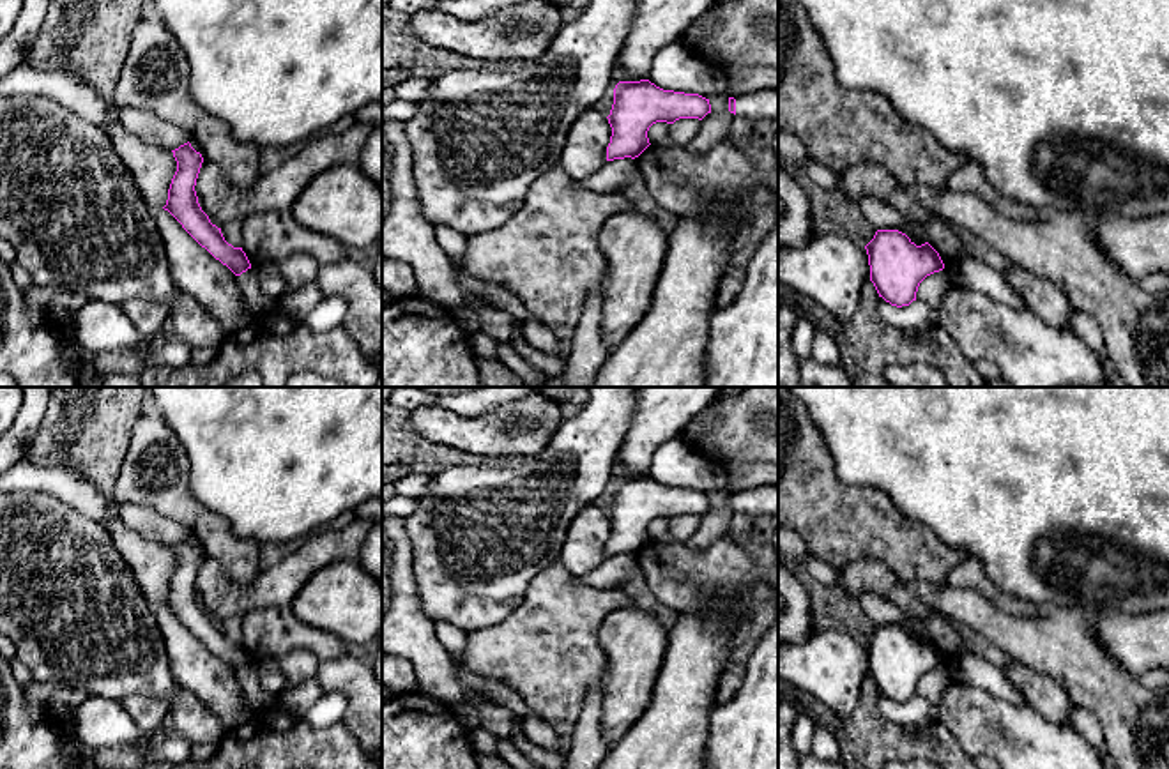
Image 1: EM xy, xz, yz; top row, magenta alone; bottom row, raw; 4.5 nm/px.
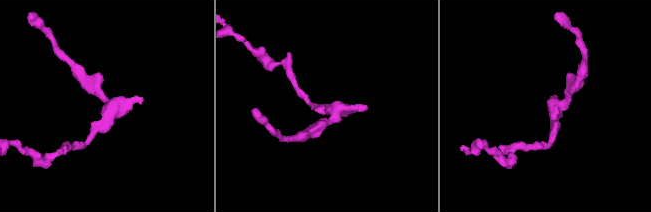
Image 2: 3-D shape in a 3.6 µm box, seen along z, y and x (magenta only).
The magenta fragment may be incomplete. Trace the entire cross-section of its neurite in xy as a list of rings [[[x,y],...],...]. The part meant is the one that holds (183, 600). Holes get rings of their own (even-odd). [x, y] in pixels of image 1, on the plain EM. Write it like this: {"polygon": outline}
{"polygon": [[[189,537],[172,548],[177,557],[177,567],[172,575],[168,596],[163,605],[216,656],[226,661],[235,672],[241,672],[251,665],[246,649],[242,643],[233,643],[225,636],[221,624],[210,619],[198,599],[195,582],[203,559],[202,550],[196,548]]]}

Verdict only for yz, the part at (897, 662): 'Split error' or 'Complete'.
Complete

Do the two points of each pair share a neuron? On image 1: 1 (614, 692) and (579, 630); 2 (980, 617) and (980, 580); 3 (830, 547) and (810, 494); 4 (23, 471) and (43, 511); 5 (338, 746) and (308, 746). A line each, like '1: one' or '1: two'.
1: two
2: two
3: one
4: two
5: one

